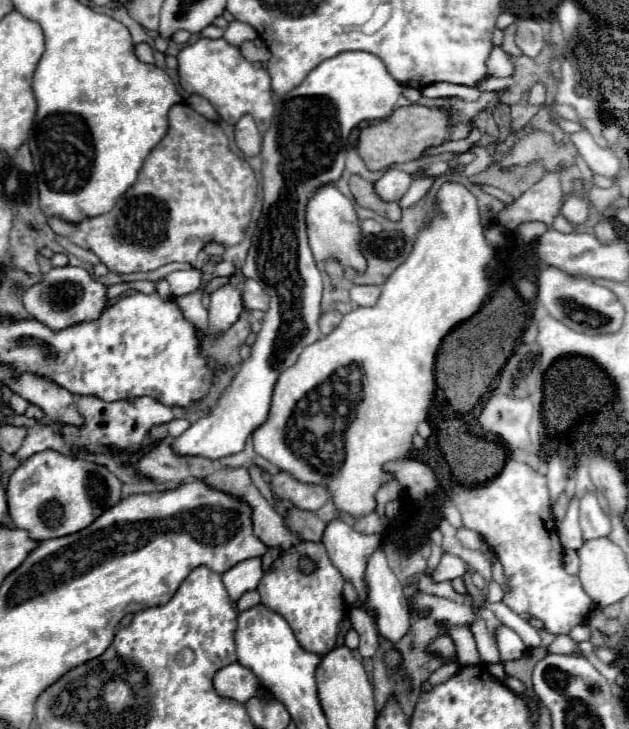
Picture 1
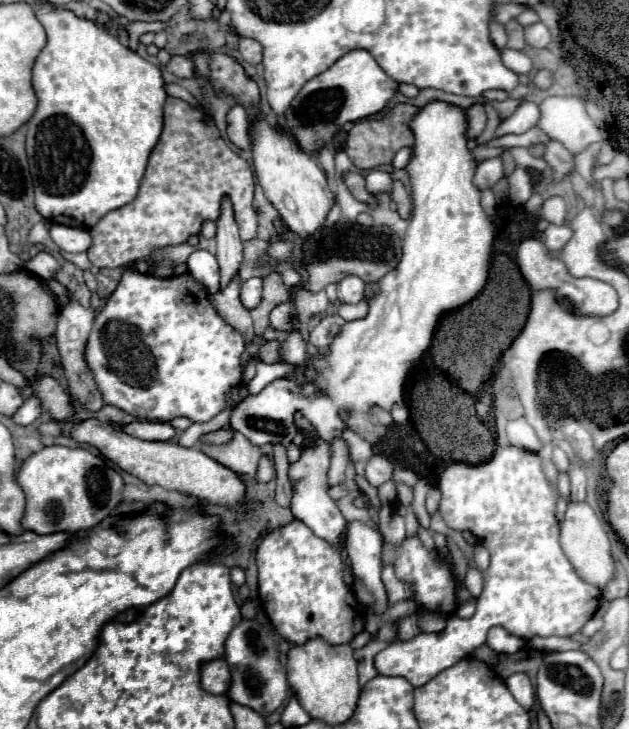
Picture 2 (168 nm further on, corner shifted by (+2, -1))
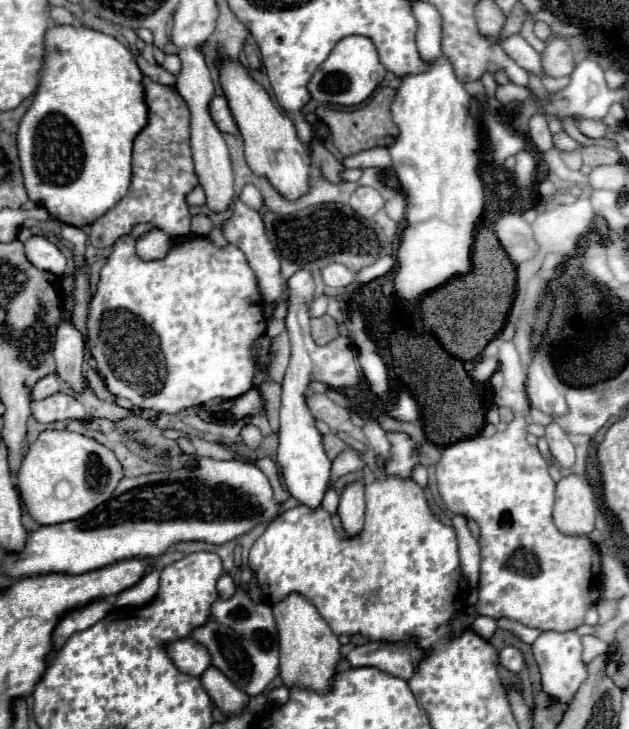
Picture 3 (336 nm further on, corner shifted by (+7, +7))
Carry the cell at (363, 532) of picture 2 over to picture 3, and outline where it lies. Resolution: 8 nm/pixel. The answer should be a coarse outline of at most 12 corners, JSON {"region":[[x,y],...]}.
{"region":[[363,482],[345,486],[339,518],[355,538],[363,530]]}

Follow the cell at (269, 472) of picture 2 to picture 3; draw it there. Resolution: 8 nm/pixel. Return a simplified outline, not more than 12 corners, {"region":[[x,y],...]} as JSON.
{"region":[[245,426],[241,436],[253,452],[263,440],[261,432],[253,426]]}

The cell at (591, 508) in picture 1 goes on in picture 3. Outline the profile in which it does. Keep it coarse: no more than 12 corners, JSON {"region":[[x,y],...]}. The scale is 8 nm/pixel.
{"region":[[553,422],[545,428],[555,462],[561,468],[575,464],[575,446]]}

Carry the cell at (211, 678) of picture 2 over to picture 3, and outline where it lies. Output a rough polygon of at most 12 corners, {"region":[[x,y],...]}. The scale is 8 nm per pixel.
{"region":[[193,638],[171,644],[181,672],[199,678],[211,666],[209,650]]}

